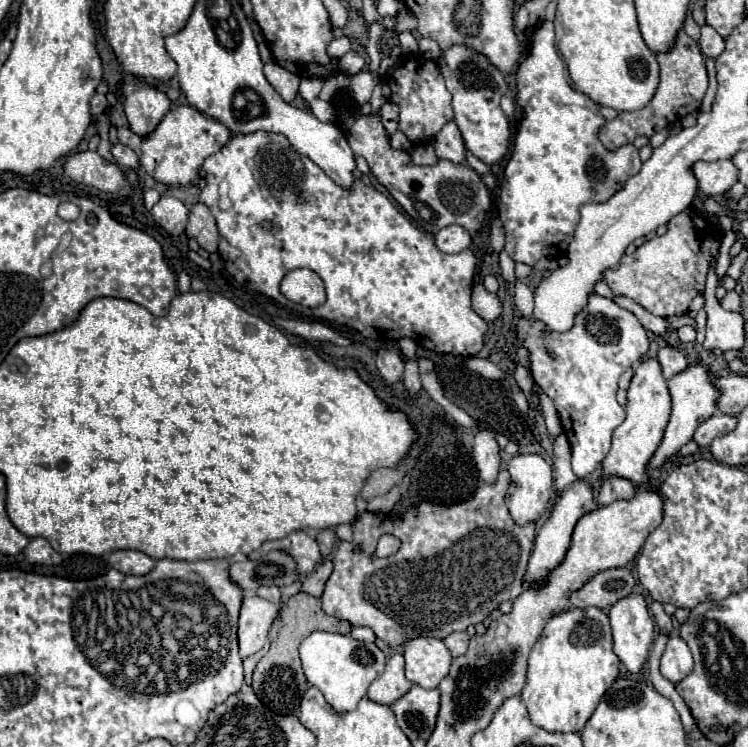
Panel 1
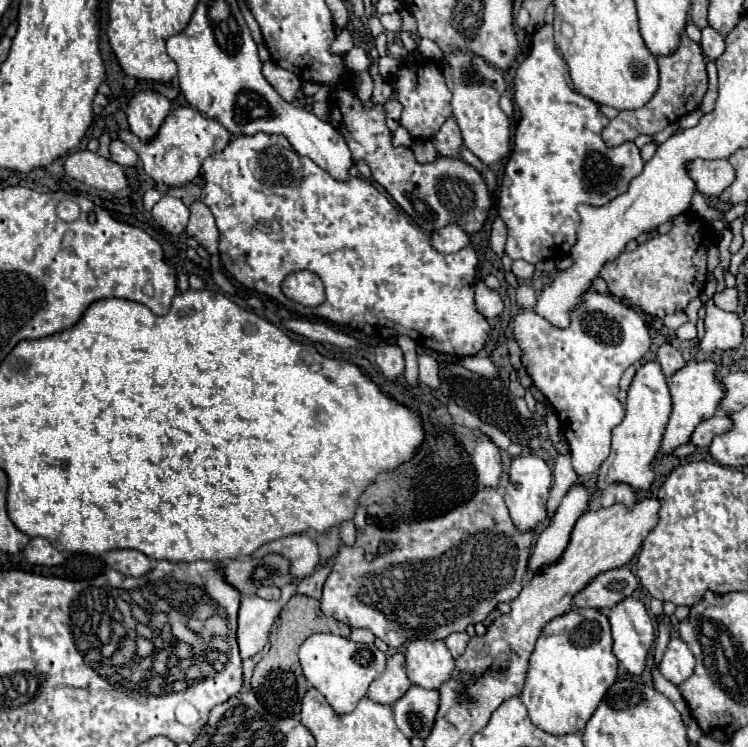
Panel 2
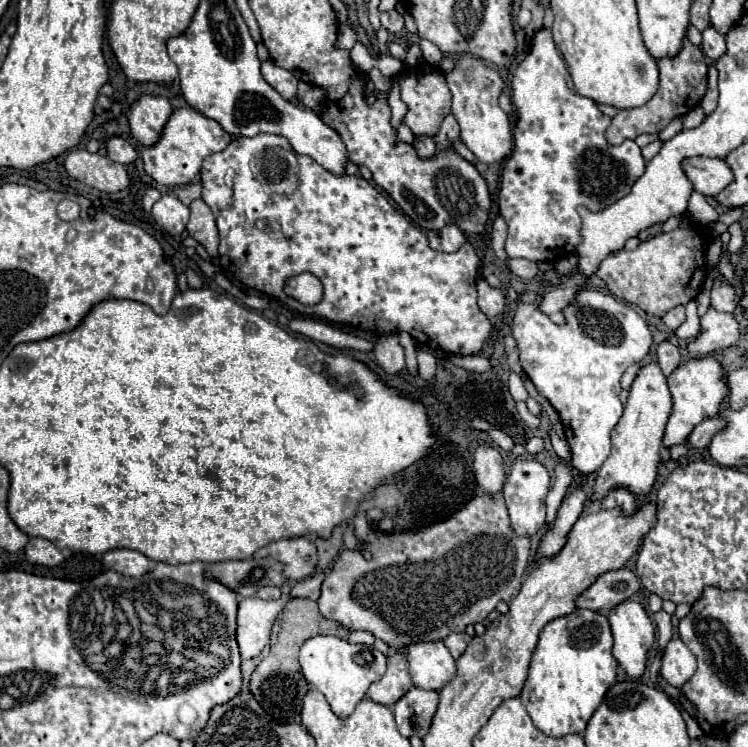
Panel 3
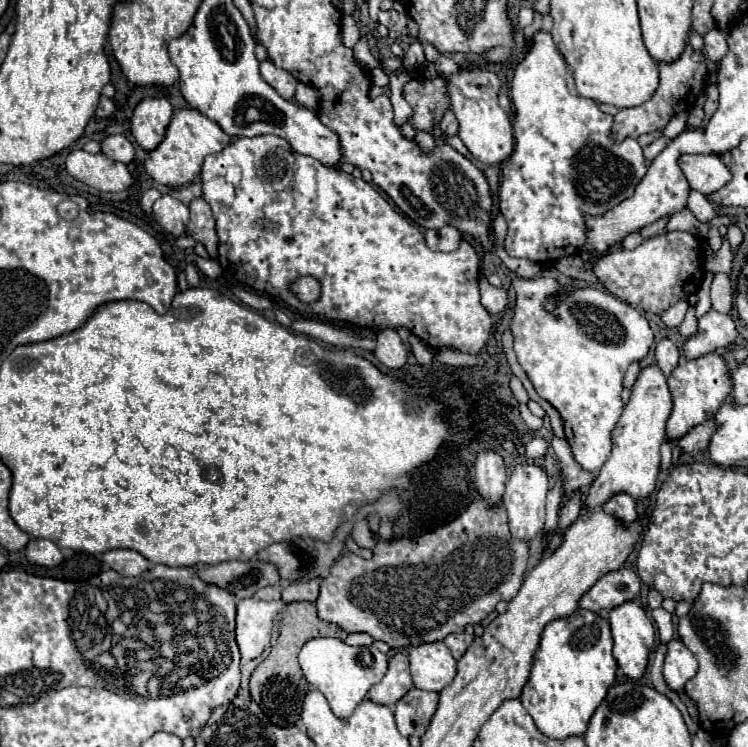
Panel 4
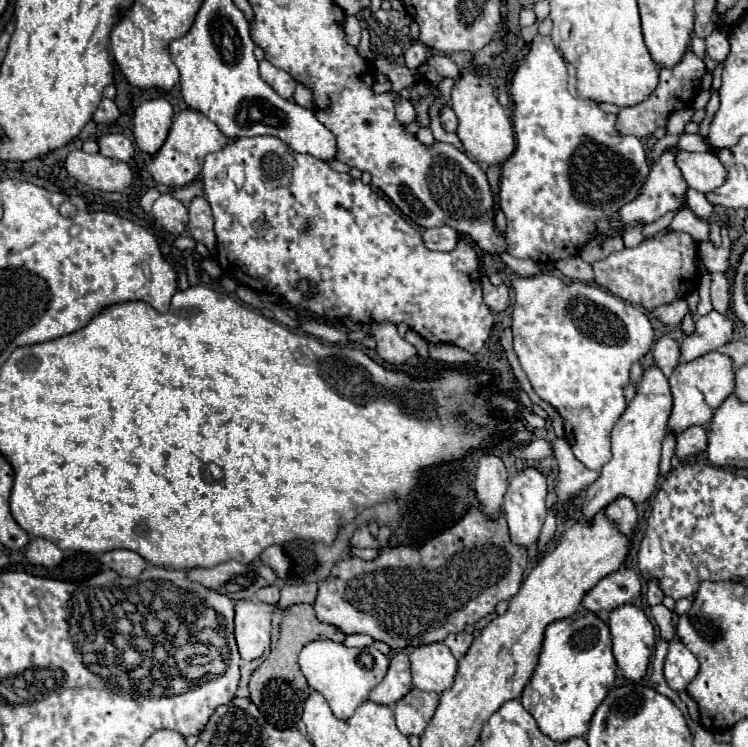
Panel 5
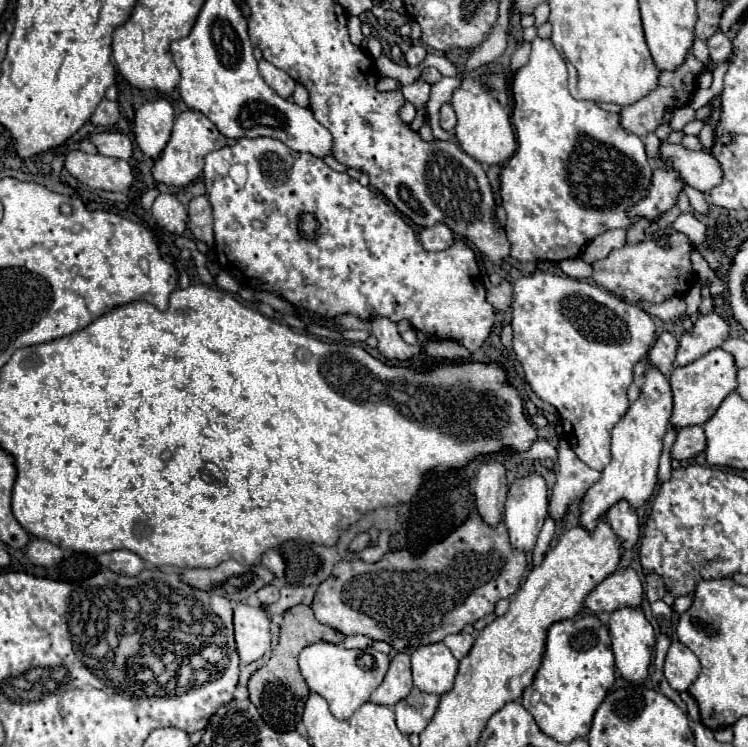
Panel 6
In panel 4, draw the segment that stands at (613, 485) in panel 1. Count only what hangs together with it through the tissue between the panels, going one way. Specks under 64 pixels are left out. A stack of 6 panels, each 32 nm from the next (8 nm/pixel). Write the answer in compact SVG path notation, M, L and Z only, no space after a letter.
M616 494L614 498L610 498L602 510L614 518L618 518L624 526L630 526L636 520L636 502L634 498L630 498L628 494Z

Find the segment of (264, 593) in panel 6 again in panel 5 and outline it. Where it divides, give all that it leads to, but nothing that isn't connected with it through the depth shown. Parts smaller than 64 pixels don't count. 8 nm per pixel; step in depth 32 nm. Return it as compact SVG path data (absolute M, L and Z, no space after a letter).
M276 584L266 586L266 588L260 588L260 592L256 592L256 598L260 602L266 602L266 604L276 604L278 598L280 598L280 588Z

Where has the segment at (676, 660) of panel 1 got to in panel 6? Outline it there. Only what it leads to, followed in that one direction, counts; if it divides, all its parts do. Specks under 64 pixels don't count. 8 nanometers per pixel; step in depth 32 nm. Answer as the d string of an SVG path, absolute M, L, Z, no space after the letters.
M674 640L670 644L670 650L668 650L666 662L664 662L664 676L666 676L668 684L676 692L686 692L688 686L698 678L700 672L702 672L702 668L700 668L696 654L692 650L688 650L684 644L680 644L678 640Z

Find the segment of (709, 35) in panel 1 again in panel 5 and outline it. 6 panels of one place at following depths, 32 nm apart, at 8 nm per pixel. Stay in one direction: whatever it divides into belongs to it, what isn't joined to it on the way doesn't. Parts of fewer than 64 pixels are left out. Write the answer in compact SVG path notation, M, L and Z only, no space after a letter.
M716 30L712 32L712 36L706 38L706 50L708 50L708 56L722 64L726 60L726 56L730 54L730 42L728 42L728 34L722 32L722 30Z

